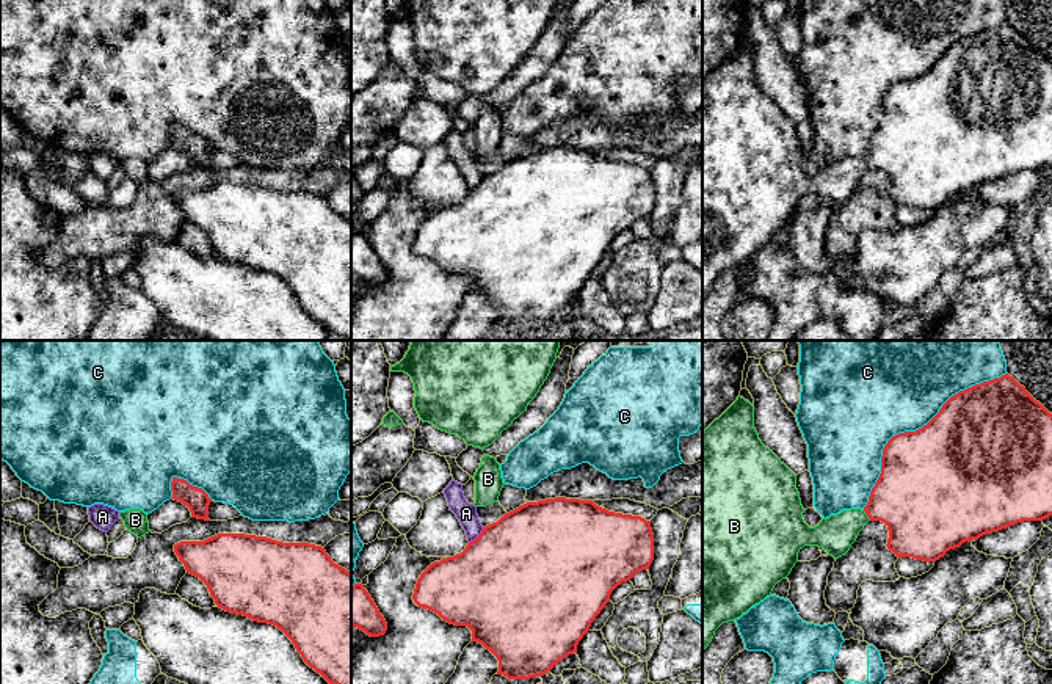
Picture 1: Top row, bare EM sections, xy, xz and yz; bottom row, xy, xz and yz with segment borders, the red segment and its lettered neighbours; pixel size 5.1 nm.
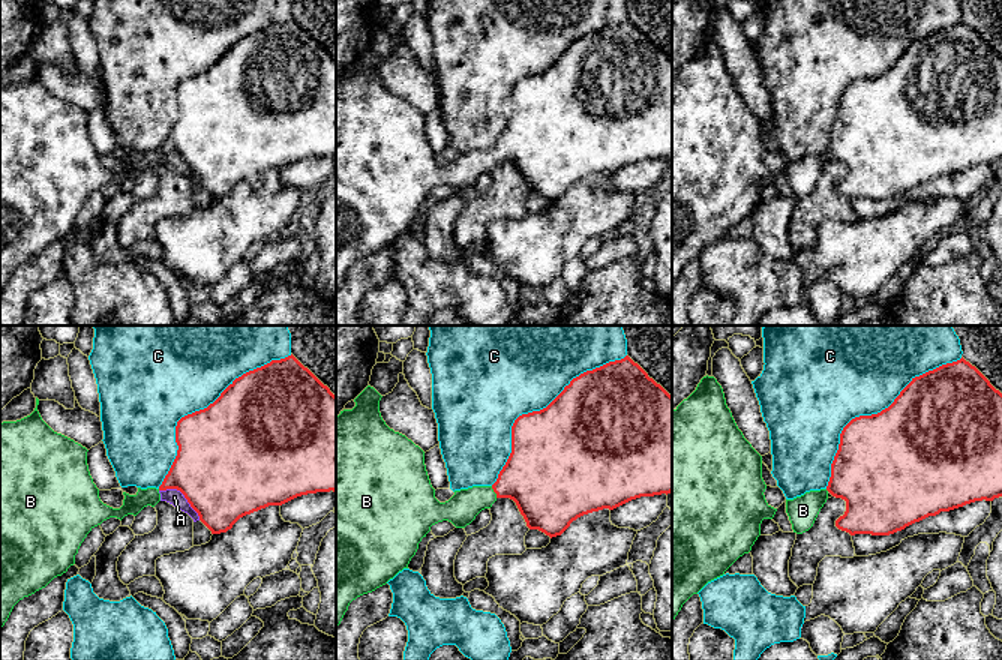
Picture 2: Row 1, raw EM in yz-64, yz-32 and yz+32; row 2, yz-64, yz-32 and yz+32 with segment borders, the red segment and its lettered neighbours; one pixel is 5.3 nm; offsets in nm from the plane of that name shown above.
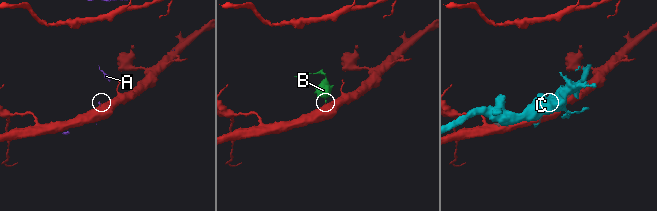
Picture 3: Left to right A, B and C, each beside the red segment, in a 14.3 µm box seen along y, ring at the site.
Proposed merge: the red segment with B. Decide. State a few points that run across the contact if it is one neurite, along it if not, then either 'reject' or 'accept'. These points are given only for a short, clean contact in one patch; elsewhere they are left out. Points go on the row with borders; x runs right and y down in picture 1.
line yz (911, 496), (889, 501), (866, 513), (836, 534); accept

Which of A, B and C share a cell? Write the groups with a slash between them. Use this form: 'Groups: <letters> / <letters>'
Groups: A / B / C

